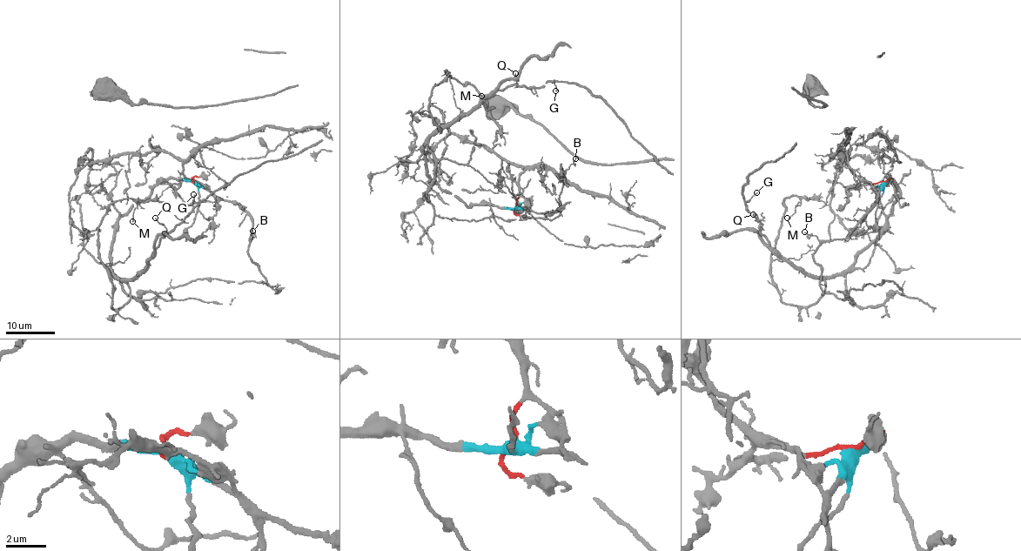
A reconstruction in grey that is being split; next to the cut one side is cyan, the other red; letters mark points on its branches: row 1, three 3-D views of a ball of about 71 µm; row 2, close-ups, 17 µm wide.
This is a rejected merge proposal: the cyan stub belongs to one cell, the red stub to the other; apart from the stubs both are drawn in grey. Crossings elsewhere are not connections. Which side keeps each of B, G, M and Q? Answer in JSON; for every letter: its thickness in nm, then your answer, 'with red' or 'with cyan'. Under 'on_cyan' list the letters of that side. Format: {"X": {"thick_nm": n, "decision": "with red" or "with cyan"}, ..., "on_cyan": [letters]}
{"B": {"thick_nm": 90, "decision": "with cyan"}, "G": {"thick_nm": 140, "decision": "with cyan"}, "M": {"thick_nm": 140, "decision": "with cyan"}, "Q": {"thick_nm": 130, "decision": "with cyan"}, "on_cyan": ["B", "G", "M", "Q"]}

